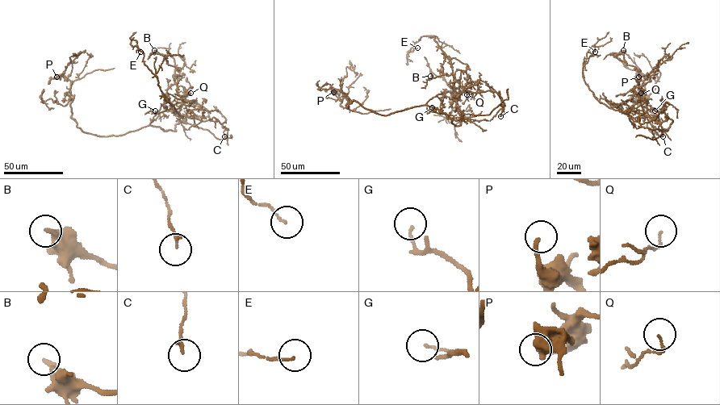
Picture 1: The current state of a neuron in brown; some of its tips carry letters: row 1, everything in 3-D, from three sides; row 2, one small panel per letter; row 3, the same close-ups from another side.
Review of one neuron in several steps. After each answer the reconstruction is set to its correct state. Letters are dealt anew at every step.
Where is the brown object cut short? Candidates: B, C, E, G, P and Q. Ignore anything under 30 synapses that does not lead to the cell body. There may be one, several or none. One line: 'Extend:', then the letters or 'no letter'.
Extend: no letter

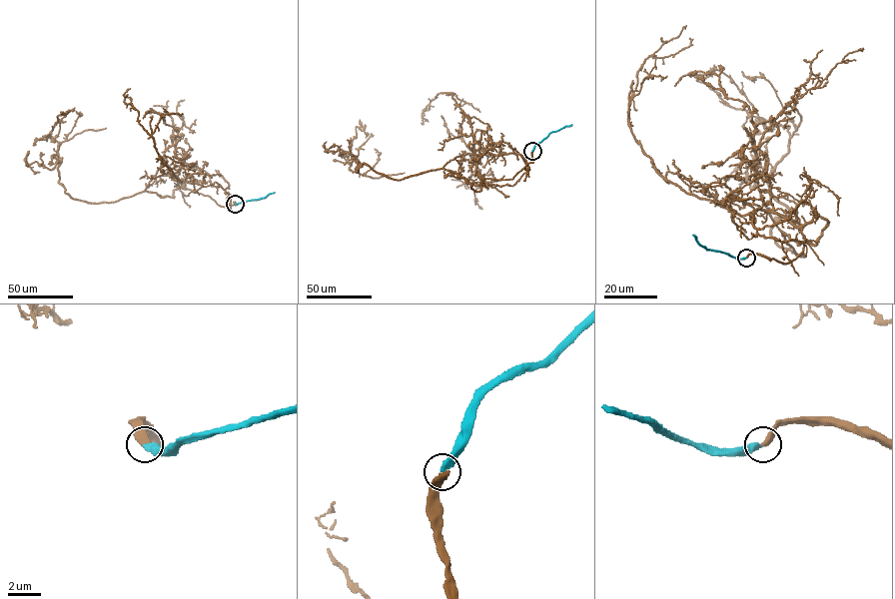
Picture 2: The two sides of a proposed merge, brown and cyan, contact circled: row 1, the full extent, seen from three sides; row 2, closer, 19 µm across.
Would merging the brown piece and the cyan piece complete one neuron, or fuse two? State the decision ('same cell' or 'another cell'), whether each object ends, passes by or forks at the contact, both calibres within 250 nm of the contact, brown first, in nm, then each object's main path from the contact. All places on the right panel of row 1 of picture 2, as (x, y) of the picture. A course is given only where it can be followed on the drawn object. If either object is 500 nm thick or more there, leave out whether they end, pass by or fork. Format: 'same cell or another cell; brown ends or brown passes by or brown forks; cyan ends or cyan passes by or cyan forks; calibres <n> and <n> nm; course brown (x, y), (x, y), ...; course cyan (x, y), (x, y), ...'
same cell; brown ends; cyan ends; calibres 460 and 400 nm; course brown (746, 258), (789, 263), (827, 221), (815, 245), (782, 233), (805, 256), (777, 244), (786, 127), (683, 76); course cyan (745, 258), (736, 259), (707, 249), (693, 235)

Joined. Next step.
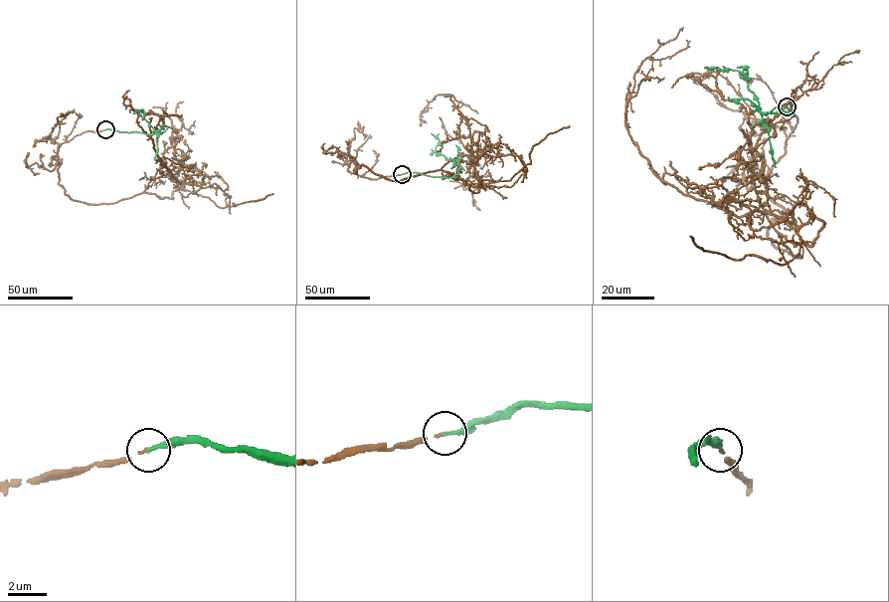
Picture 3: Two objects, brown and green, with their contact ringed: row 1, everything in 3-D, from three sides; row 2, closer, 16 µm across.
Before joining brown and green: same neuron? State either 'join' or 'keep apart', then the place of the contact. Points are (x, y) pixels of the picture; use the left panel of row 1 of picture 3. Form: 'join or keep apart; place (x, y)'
join; place (105, 129)

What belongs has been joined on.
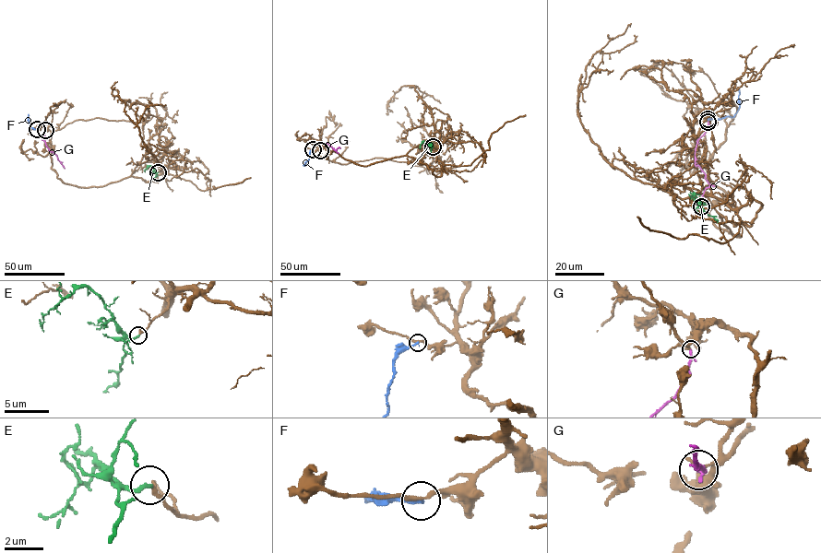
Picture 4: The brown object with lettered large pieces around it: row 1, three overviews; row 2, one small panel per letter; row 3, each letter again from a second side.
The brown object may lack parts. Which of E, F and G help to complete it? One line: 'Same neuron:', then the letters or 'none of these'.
Same neuron: E

